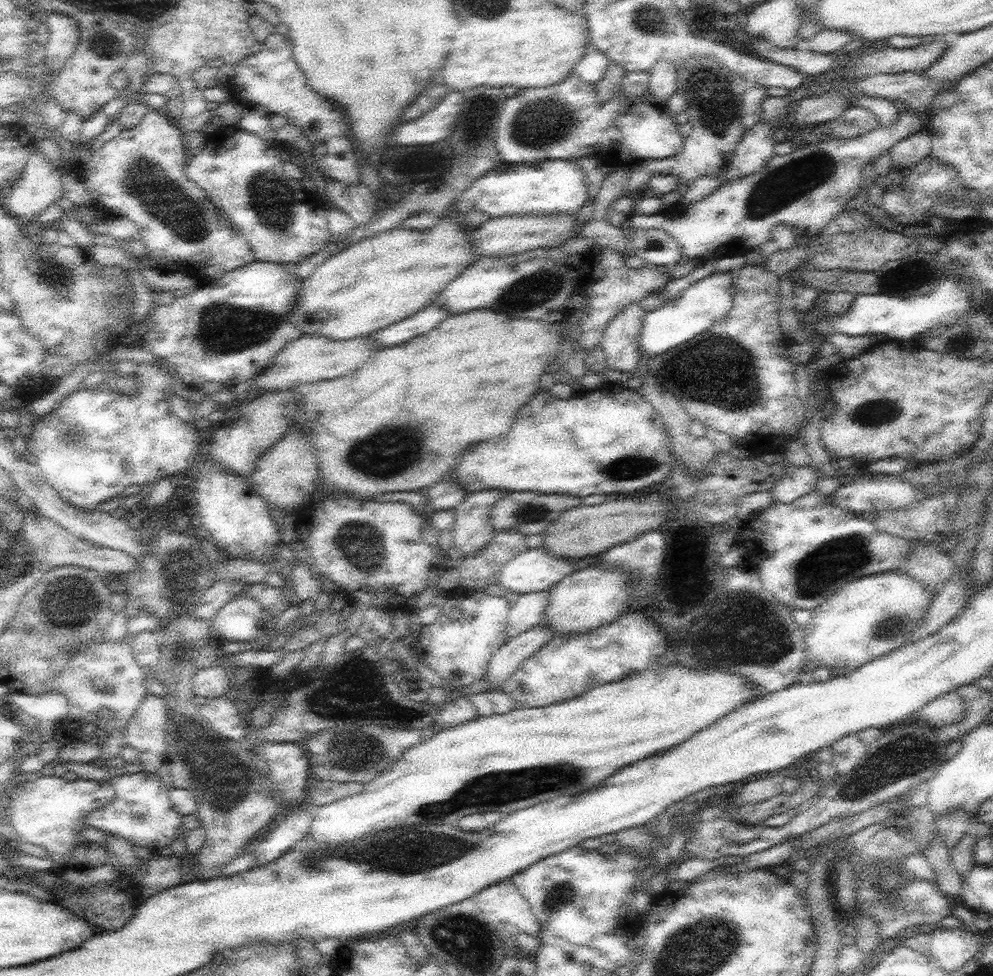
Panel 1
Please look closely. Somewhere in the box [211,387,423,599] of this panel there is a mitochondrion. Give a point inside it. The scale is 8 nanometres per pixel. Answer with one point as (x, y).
(362, 543)

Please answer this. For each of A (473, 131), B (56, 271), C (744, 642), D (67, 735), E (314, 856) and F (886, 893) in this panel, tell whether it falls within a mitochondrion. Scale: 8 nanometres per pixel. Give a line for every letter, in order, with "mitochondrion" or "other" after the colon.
A: other
B: mitochondrion
C: mitochondrion
D: other
E: mitochondrion
F: mitochondrion

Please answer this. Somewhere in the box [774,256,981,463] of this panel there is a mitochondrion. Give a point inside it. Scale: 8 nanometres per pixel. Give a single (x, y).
(877, 411)

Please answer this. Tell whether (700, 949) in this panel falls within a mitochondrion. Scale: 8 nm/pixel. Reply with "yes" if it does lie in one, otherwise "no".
yes

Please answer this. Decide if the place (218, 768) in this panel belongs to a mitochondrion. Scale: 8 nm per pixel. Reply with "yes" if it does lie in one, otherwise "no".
yes

